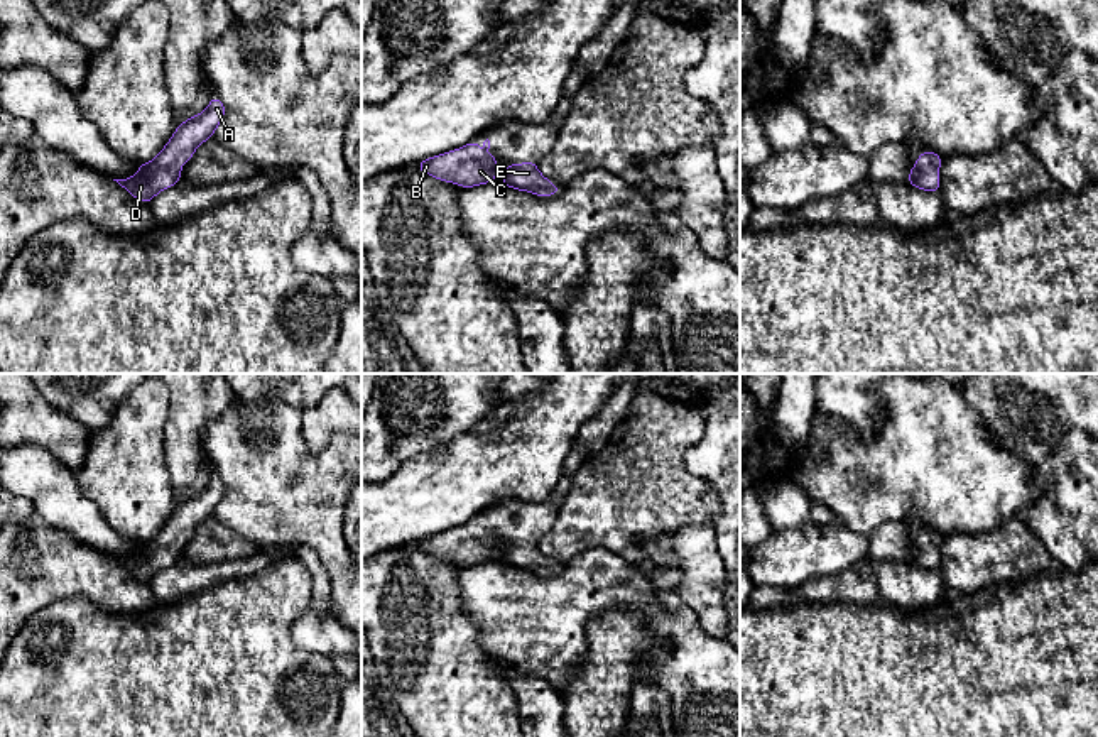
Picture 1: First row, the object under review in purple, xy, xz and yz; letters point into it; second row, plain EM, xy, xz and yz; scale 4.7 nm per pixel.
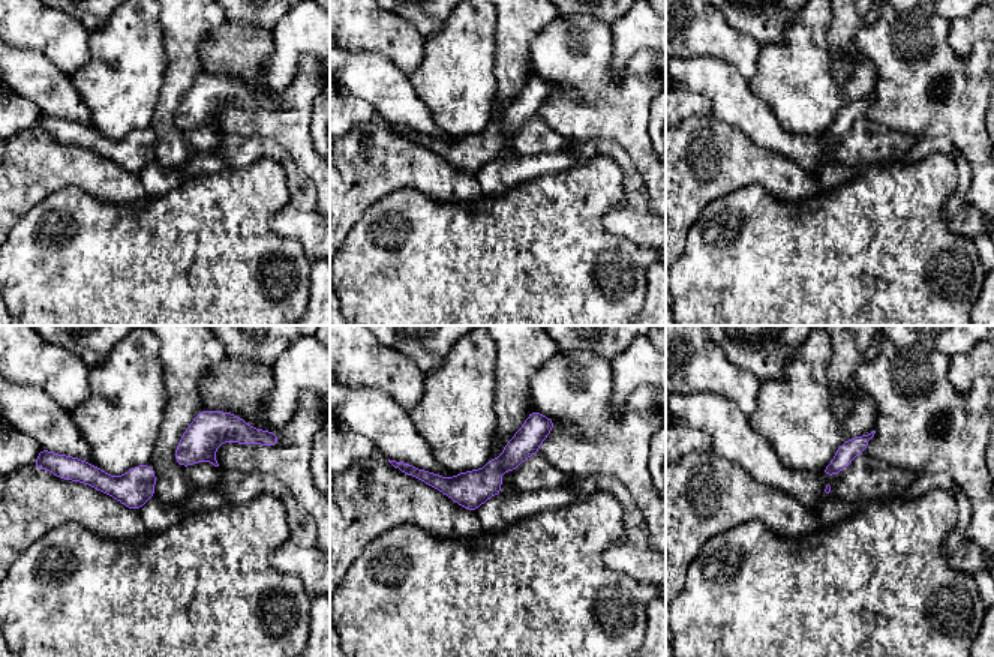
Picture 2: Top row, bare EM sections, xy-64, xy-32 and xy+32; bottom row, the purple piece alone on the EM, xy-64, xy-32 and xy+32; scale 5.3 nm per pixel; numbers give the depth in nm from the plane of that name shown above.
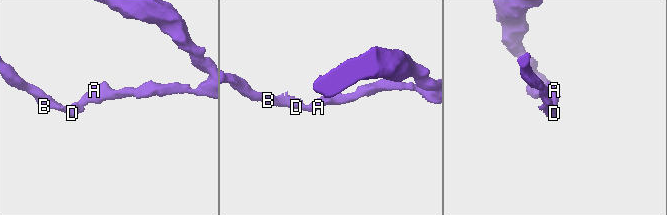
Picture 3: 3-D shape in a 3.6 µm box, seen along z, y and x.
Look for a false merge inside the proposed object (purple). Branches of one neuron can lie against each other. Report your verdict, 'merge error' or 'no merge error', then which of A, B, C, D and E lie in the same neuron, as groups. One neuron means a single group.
no merge error; A B C D E

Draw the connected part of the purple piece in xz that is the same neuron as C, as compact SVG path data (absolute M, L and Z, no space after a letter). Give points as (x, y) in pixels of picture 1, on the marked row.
M476 140L453 152L439 154L432 159L417 162L419 171L441 181L456 183L461 188L495 183L497 157L488 154L490 140L483 142L485 154L478 154Z

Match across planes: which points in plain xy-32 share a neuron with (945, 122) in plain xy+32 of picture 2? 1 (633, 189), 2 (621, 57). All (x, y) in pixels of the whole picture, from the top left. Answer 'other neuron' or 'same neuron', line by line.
1: other neuron
2: other neuron

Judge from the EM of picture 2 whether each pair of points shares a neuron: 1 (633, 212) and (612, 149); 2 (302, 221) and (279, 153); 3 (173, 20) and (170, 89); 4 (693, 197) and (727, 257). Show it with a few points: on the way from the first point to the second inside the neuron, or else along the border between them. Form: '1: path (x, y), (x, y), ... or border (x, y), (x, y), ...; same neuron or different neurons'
1: path (633, 197), (631, 174), (625, 164); same neuron
2: path (302, 204), (302, 192), (297, 188), (293, 170); same neuron
3: path (179, 36), (179, 72); same neuron
4: border (732, 191), (717, 197), (700, 212), (685, 242); different neurons

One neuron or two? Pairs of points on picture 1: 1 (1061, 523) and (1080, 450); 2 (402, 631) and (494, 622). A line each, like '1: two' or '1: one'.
1: one
2: two

